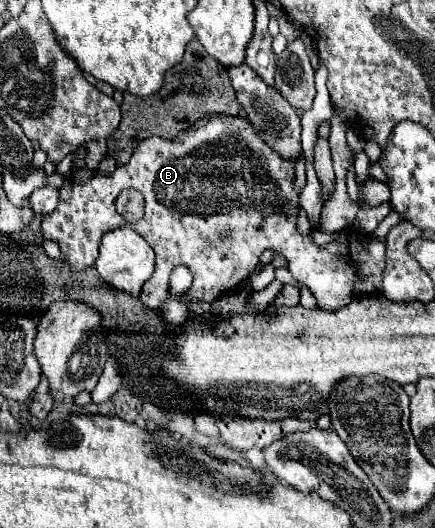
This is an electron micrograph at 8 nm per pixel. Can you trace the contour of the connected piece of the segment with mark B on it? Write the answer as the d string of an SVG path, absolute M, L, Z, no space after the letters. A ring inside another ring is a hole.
M214 114L198 120L190 128L178 132L176 138L160 138L150 136L142 140L132 154L128 164L116 166L112 174L94 174L84 184L64 180L60 186L60 200L52 216L42 220L42 240L54 240L60 246L64 262L74 270L82 272L96 262L98 256L98 242L104 232L120 226L134 228L154 250L156 266L148 282L140 290L140 300L148 308L160 308L164 300L170 296L170 272L174 266L182 264L188 266L192 272L192 286L180 296L182 302L186 300L200 300L200 302L214 302L224 292L236 290L242 282L250 277L260 262L260 256L268 248L276 250L288 260L290 272L296 280L306 284L310 292L316 296L318 306L324 310L338 310L340 306L348 304L358 294L372 294L382 290L382 270L384 270L384 242L372 240L368 242L366 250L362 242L340 234L340 242L328 246L316 246L308 236L298 234L296 230L296 216L298 216L298 192L292 188L294 178L294 162L276 156L260 136L252 132L252 124L248 118L226 118L224 114ZM134 188L142 192L146 200L146 212L138 222L122 222L122 216L116 212L116 198L122 190ZM216 232L232 232L232 240L228 244L220 244L216 240Z

